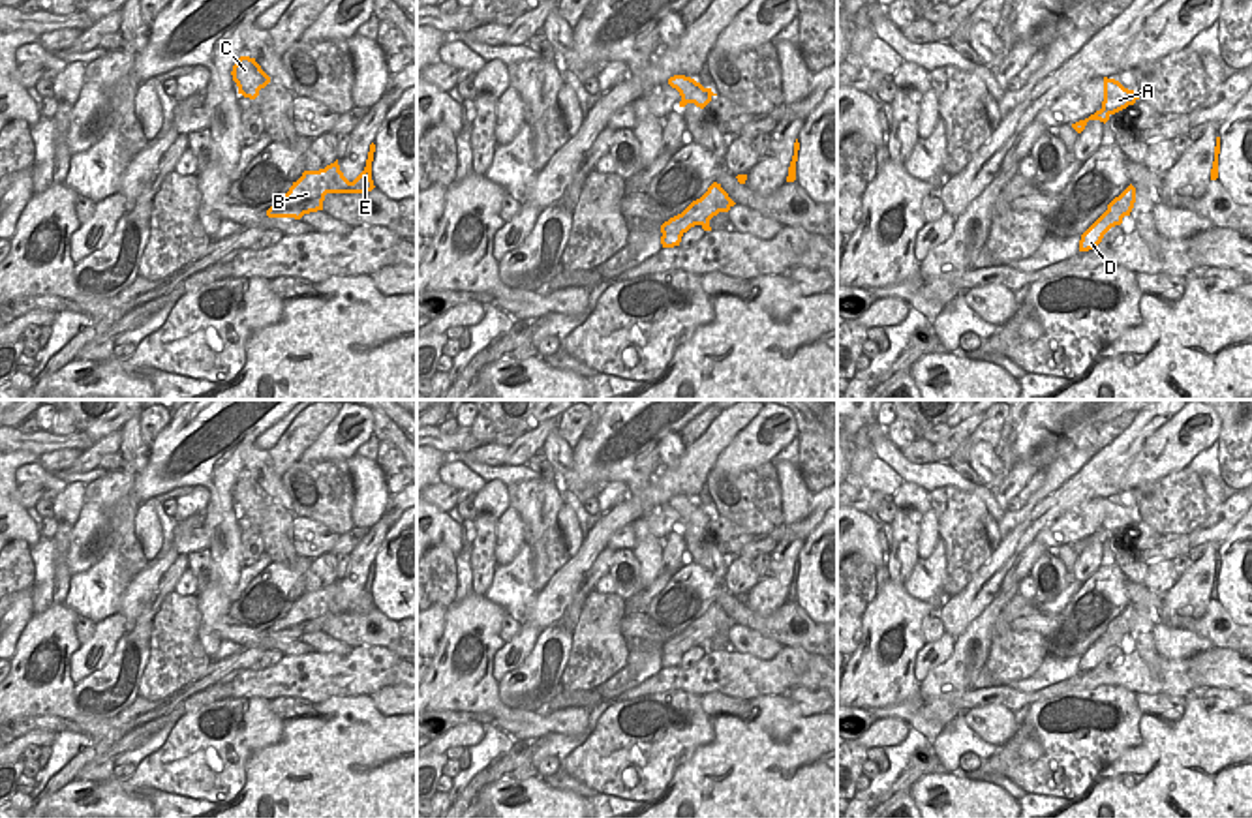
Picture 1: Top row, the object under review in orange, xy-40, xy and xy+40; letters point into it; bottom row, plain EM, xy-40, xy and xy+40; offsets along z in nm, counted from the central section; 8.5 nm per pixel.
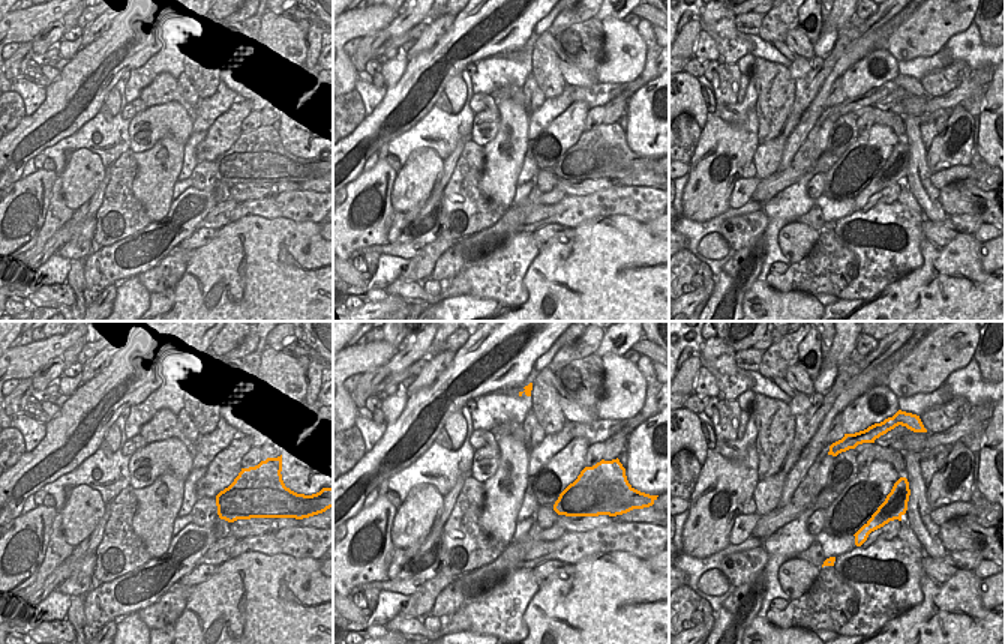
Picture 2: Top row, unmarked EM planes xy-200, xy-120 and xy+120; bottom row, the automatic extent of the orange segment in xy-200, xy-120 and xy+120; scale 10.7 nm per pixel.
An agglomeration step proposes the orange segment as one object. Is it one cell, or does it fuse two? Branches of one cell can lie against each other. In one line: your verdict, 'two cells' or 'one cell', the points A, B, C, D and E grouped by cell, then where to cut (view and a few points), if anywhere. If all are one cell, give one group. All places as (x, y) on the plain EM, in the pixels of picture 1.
two cells; groups A C D / B E; cut xy+40 (1123, 635), (1104, 635), (1100, 638)

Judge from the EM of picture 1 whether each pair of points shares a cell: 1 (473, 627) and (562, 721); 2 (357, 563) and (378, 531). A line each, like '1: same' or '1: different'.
1: same
2: same

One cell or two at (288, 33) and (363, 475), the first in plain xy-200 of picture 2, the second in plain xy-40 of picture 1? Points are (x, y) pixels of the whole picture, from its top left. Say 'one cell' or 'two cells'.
one cell

